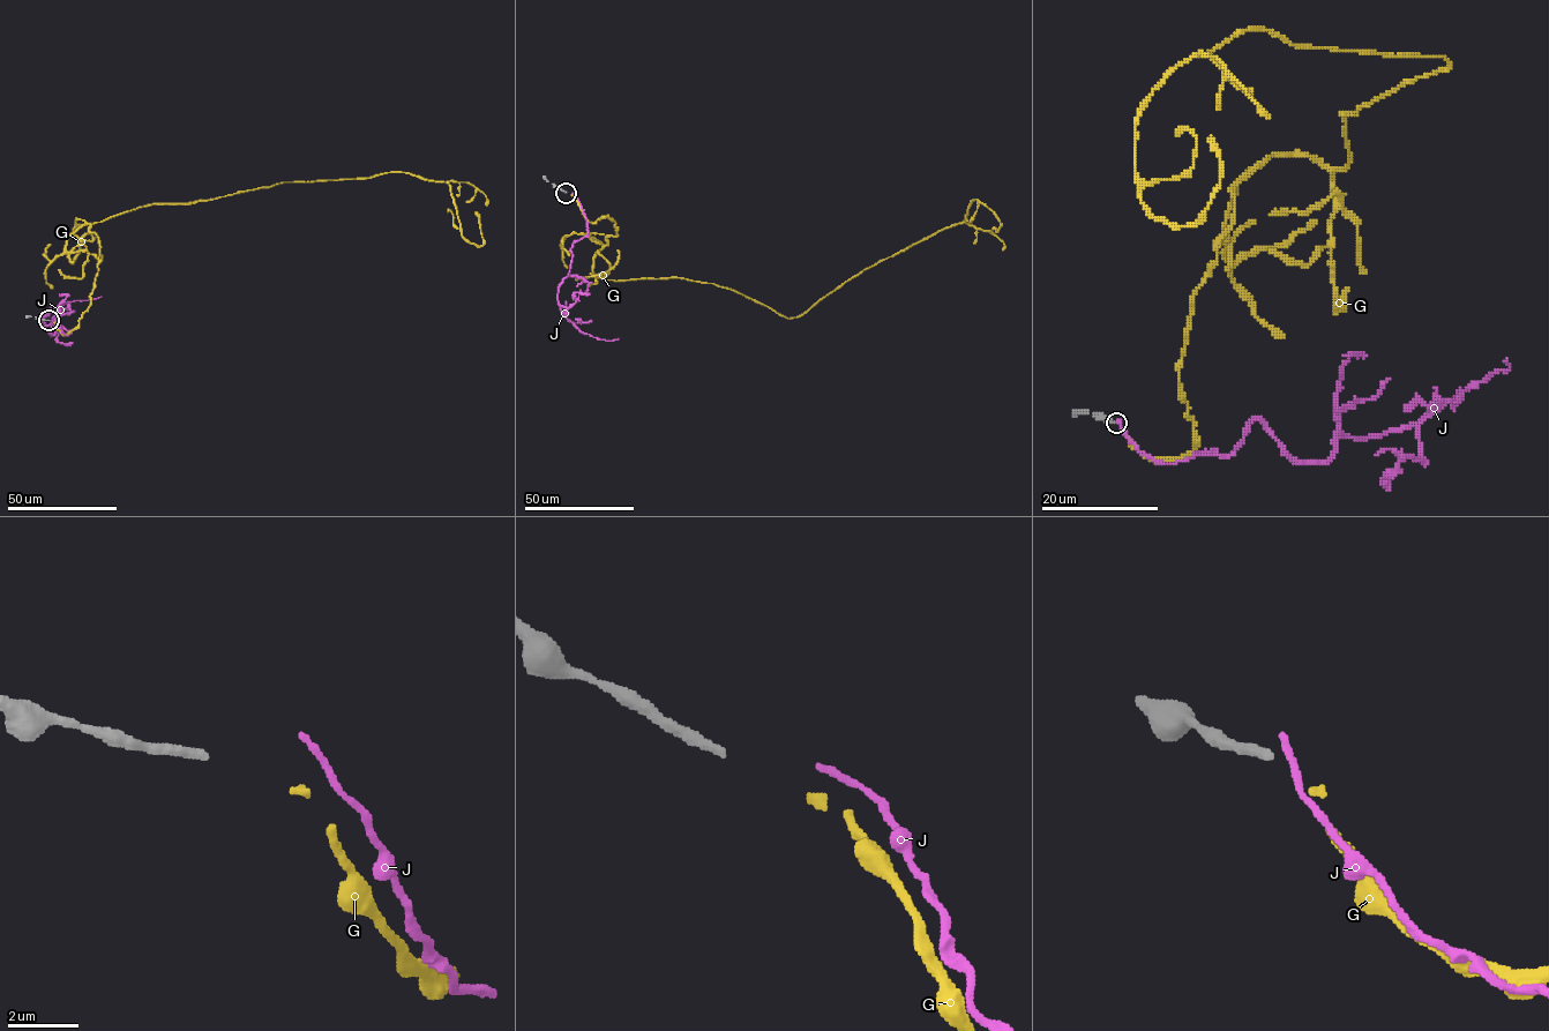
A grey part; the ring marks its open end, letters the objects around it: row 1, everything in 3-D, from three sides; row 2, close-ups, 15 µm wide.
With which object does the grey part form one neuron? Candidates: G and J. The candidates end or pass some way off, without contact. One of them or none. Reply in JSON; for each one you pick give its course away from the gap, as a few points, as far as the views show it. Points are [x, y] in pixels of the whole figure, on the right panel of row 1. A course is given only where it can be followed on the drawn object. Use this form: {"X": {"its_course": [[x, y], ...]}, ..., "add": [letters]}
{"G": {"its_course": [[1122, 428], [1195, 446], [1233, 187], [1449, 61], [1242, 29], [1137, 120], [1154, 216], [1210, 136]]}, "add": ["G"]}

